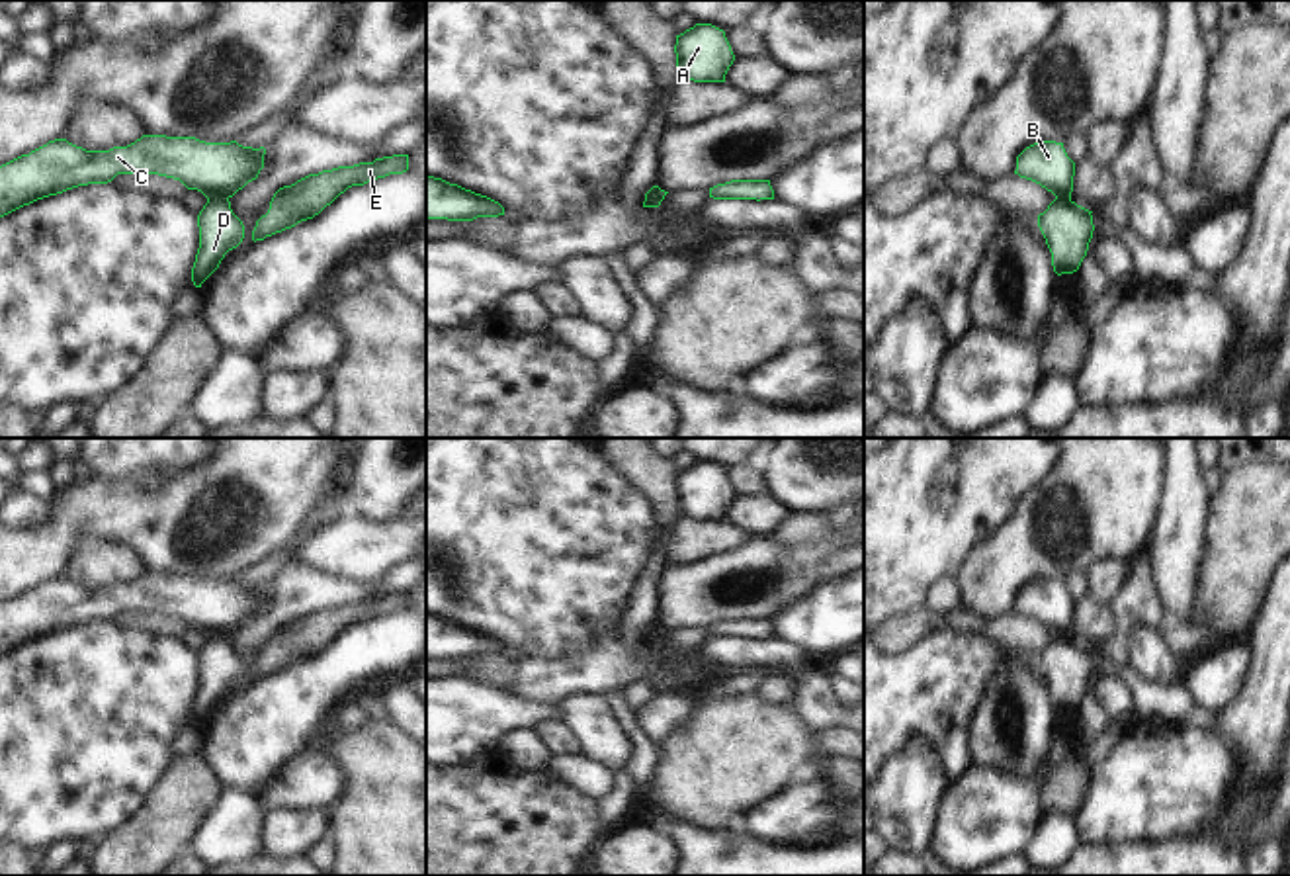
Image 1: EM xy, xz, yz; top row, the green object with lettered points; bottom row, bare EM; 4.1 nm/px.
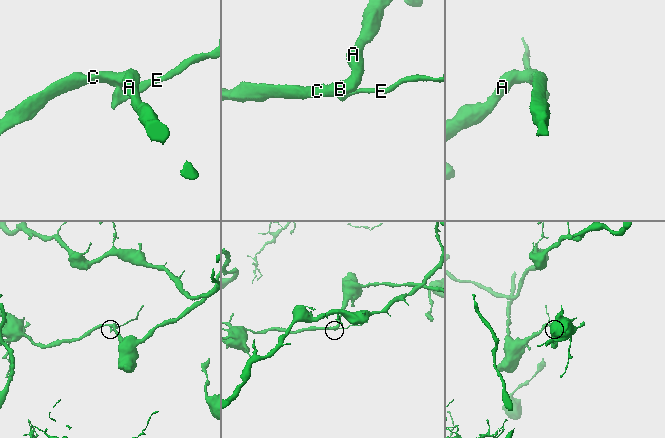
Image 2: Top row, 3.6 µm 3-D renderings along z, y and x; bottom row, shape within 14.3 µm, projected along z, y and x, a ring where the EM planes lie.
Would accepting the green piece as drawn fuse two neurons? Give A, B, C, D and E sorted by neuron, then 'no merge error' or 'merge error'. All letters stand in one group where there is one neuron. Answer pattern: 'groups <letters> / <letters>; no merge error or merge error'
groups A B C / D E; merge error

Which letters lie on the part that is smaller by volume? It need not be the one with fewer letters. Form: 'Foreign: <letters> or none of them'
Foreign: D, E

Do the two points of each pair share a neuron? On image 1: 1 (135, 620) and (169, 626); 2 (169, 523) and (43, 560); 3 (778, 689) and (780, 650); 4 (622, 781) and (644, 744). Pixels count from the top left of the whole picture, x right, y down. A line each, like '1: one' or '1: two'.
1: one
2: one
3: two
4: two

